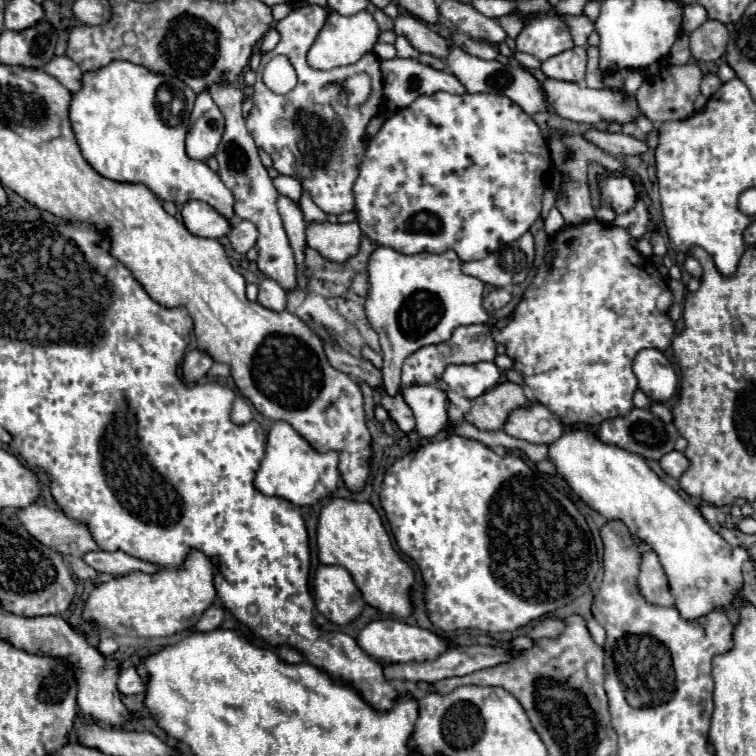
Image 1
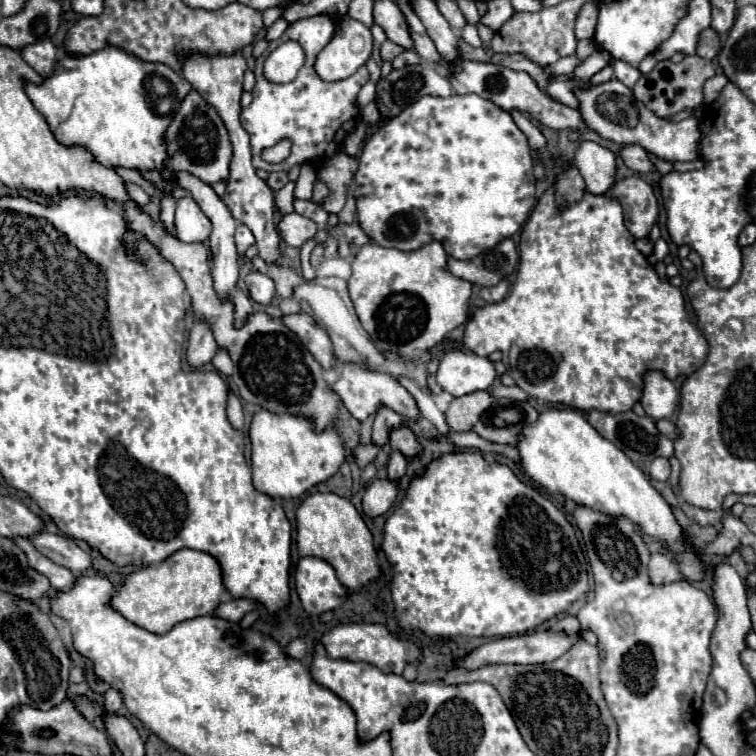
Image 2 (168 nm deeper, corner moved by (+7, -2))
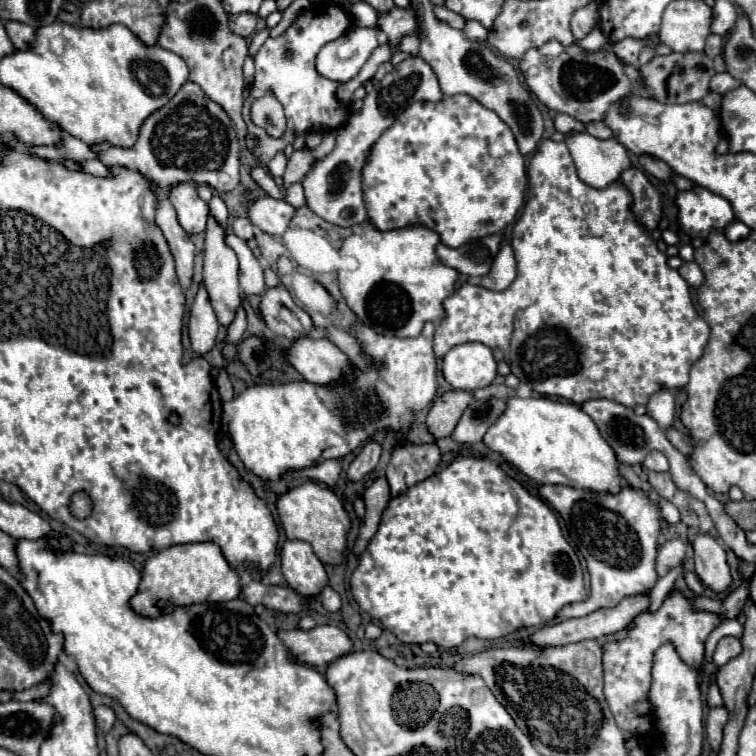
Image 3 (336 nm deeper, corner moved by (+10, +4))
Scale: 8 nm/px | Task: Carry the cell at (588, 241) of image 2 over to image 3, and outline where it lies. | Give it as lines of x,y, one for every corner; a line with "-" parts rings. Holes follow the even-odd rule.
544,139
538,145
538,151
528,165
528,199
526,199
520,219
516,221
516,225
512,229
512,249
516,255
518,273
508,289
488,291
482,285
464,283
456,293
446,297
446,301
444,301
446,315
440,319
436,333
434,333
434,355
438,359
442,359
458,343
482,341
490,349
502,349
504,353
510,351
510,355
508,355
510,369
522,383
530,383
532,389
542,395
564,397
576,405
582,405
588,399
610,399
610,401
616,401
626,407
636,407
636,405
646,405
650,395
654,395
660,389
674,391
674,389
686,387
690,367
702,357
702,351
708,343
710,327
696,313
696,309
692,305
688,283
680,277
680,273
676,269
668,267
668,263
666,263
668,257
662,251
658,251
658,245
652,239
652,233
634,217
632,195
620,181
614,181
612,185
608,185
604,189
594,189
594,187
582,183
576,175
576,167
574,167
574,161
570,157
566,143
564,141
556,143
552,139

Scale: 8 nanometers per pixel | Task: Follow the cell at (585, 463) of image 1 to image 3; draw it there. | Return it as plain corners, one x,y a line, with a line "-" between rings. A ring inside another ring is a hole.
510,397
510,399
506,399
506,409
504,409
504,413
498,417
496,423
492,423
492,425
488,427
488,431
486,431
486,435
484,435
484,445
486,445
488,449
500,453
508,463
516,465
524,475
528,475
532,481
542,483
542,485
544,485
544,483
550,483
550,485
570,485
570,487
590,489
590,491
618,491
618,487
622,487
622,483
624,483
624,479
622,479
620,473
618,473
618,459
616,459
612,447
602,439
602,435
600,435
600,431
596,429
594,421
592,421
592,419
590,419
590,417
578,407
578,405
574,405
574,403
552,401
552,399
548,399
548,397
528,397
528,399
522,399
522,397

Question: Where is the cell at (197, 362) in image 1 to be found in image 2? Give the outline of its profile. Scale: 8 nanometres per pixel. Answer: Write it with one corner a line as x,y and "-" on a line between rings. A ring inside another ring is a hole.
195,319
195,325
191,329
189,335
189,345
187,345
187,363
193,369
199,369
203,365
207,365
217,353
217,343
213,339
213,333
209,329
209,325
201,319

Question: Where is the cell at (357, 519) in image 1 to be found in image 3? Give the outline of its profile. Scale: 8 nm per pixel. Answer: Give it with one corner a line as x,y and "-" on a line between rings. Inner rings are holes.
314,481
302,483
298,487
288,489
284,495
276,499
276,513
280,517
282,529
288,539
300,539
312,545
316,557
322,563
338,565
342,561
342,551
346,549
346,533
350,531
350,517
342,507
342,501
334,491
320,487

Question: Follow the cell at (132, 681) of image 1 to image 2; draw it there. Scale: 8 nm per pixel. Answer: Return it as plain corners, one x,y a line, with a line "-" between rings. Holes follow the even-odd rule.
111,687
111,689
105,693
105,709
111,711
111,713
117,713
121,703
123,703
123,695
121,695
115,687

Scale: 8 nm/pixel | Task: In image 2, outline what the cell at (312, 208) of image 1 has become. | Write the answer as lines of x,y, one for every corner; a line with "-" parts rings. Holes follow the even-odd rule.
305,165
301,167
301,175
295,183
295,199
311,199
311,191
313,191
313,167

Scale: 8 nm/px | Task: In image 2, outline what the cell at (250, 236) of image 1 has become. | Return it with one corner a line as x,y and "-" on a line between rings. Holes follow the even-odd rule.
243,223
237,225
237,231
235,231
235,245
237,245
237,253
239,255
245,255
245,251
255,243
255,237
251,233
251,229

